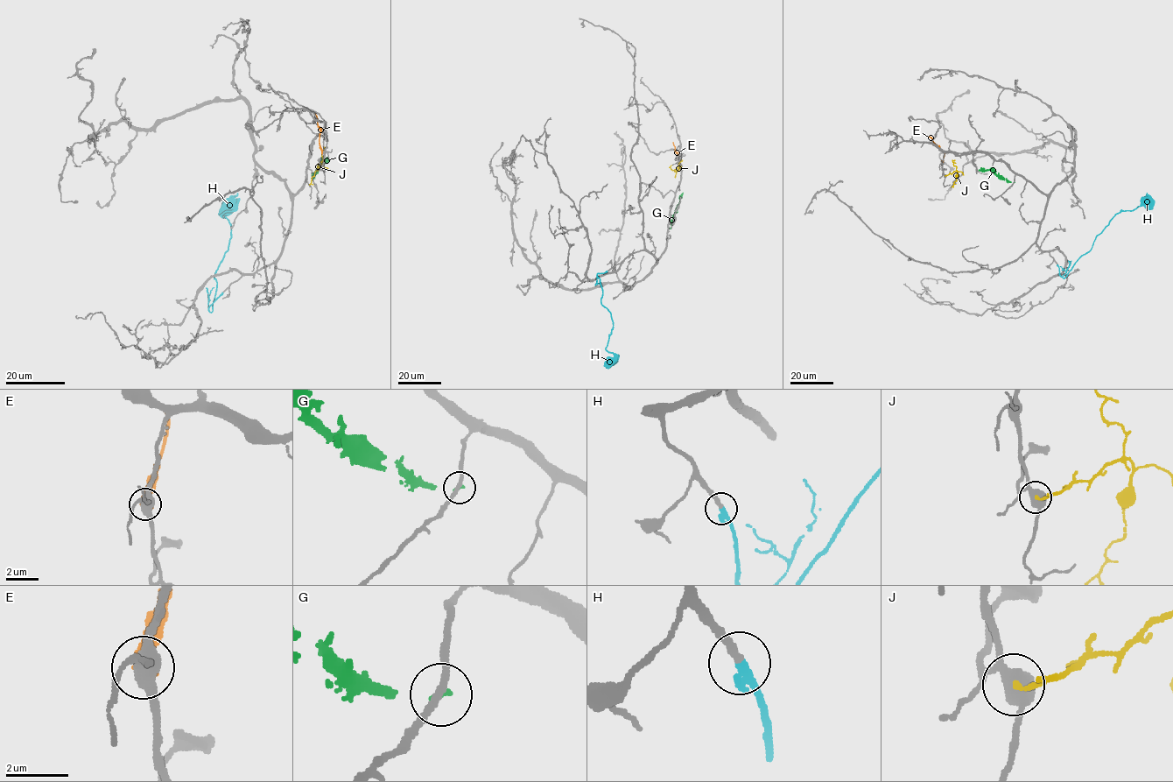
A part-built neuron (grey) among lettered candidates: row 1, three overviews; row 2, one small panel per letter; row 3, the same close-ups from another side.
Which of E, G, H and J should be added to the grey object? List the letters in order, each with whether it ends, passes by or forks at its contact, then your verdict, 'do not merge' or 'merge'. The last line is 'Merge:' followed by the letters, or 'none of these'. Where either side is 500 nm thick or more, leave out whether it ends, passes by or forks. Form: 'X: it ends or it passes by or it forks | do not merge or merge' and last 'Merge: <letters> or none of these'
E: do not merge
G: it ends | do not merge
H: it ends | merge
J: it ends | do not merge
Merge: H

